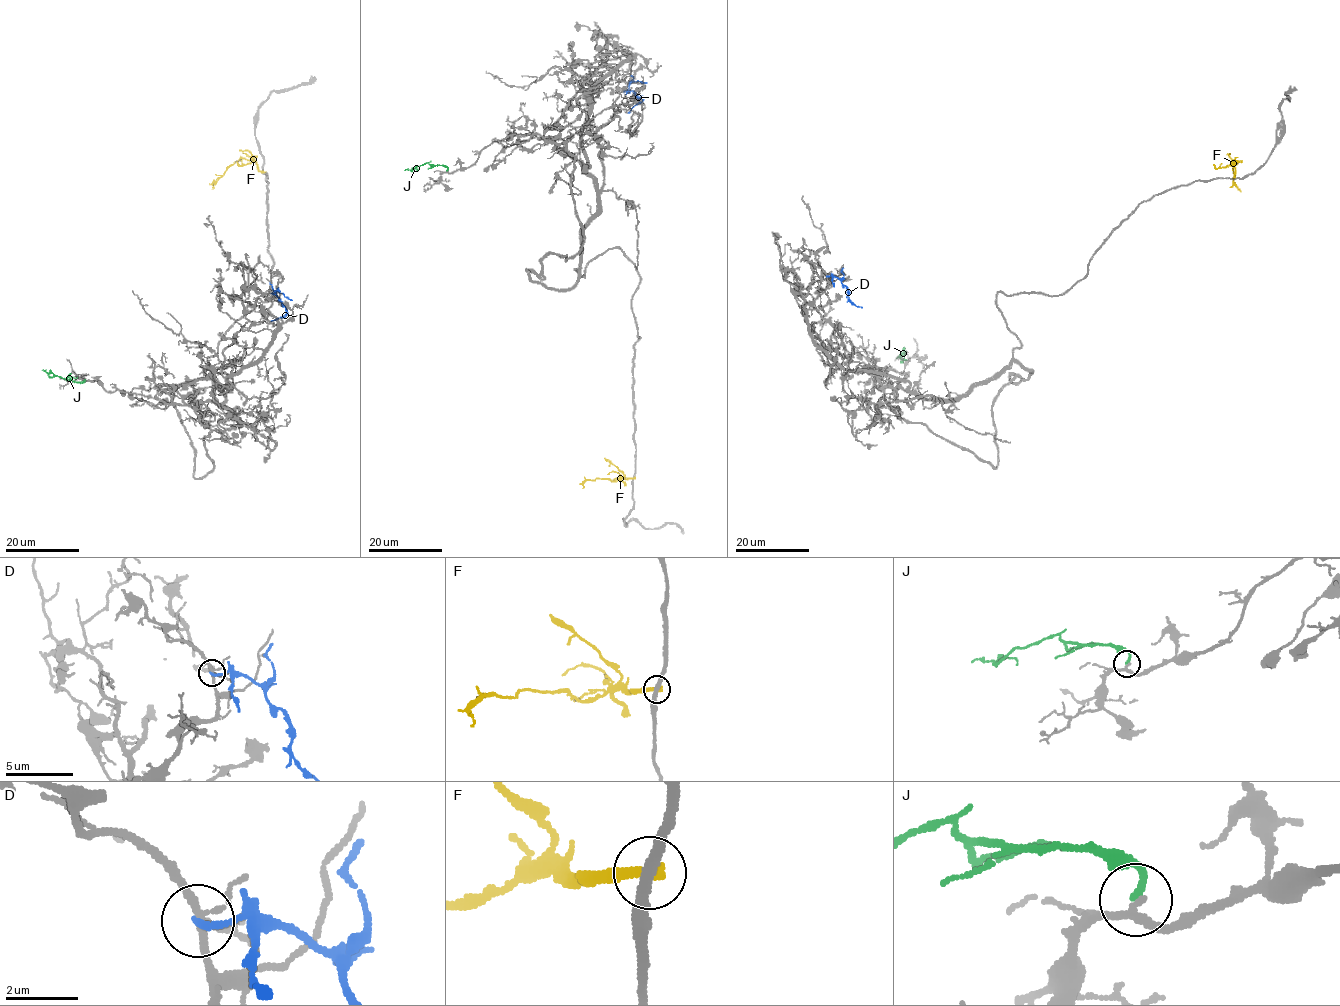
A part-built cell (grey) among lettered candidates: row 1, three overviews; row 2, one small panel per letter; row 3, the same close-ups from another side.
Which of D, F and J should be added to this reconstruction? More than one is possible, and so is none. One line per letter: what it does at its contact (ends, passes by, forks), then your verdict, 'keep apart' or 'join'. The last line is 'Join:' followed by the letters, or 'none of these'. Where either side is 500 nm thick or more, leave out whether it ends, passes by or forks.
D: it ends there; keep apart
F: it ends there; keep apart
J: it ends there; join
Join: J

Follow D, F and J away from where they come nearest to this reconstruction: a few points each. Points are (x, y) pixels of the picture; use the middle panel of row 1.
D: (630, 75), (633, 81), (629, 88), (643, 99), (627, 113)
F: (633, 478), (585, 480), (582, 488)
J: (447, 171), (442, 165), (426, 162), (411, 170), (417, 171)

